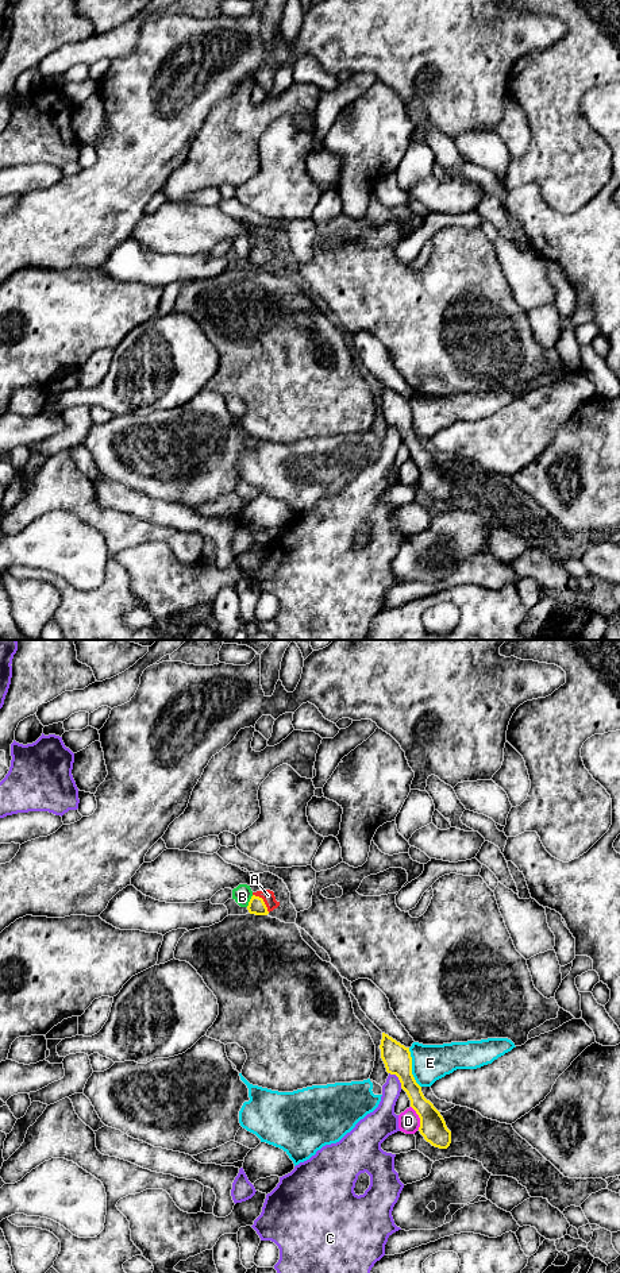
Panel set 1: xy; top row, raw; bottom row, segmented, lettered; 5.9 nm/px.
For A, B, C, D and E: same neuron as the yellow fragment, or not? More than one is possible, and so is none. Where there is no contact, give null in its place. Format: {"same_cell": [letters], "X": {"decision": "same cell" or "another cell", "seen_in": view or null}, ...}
{"same_cell": ["A"], "A": {"decision": "same cell", "seen_in": "xy"}, "B": {"decision": "another cell", "seen_in": "xy"}, "C": {"decision": "another cell", "seen_in": "xy"}, "D": {"decision": "another cell", "seen_in": "xy"}, "E": {"decision": "another cell", "seen_in": "xy"}}

